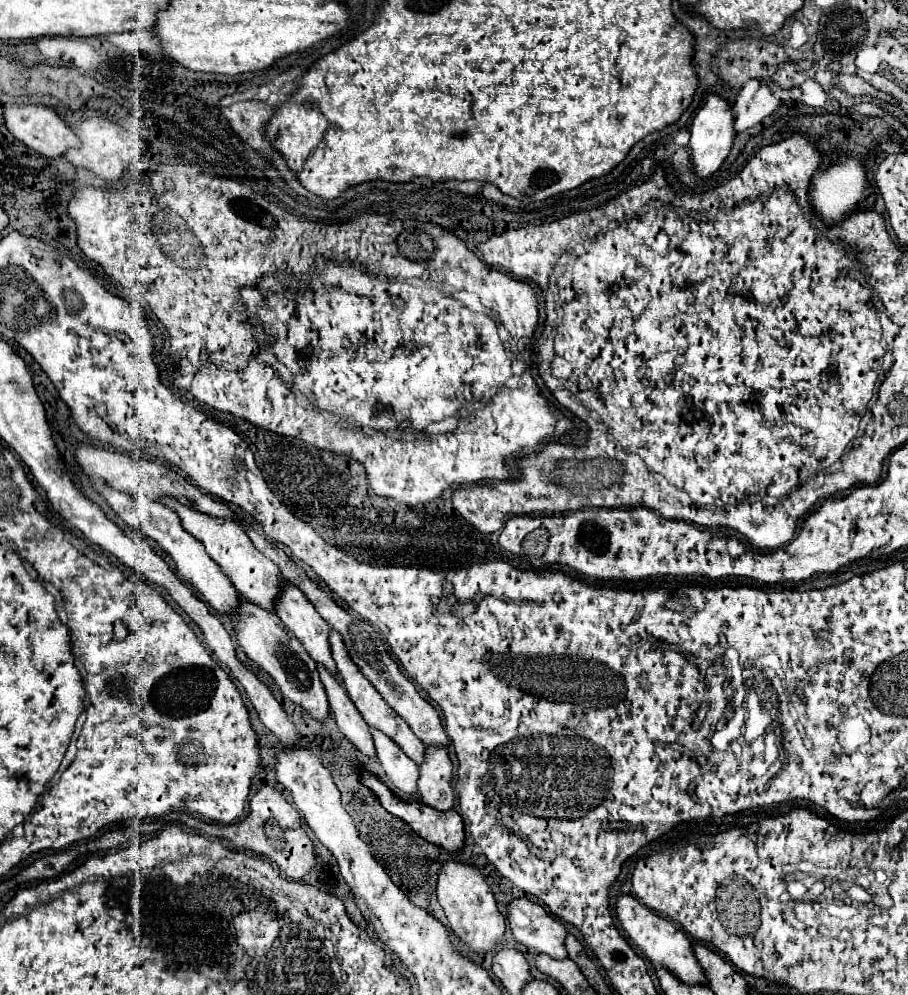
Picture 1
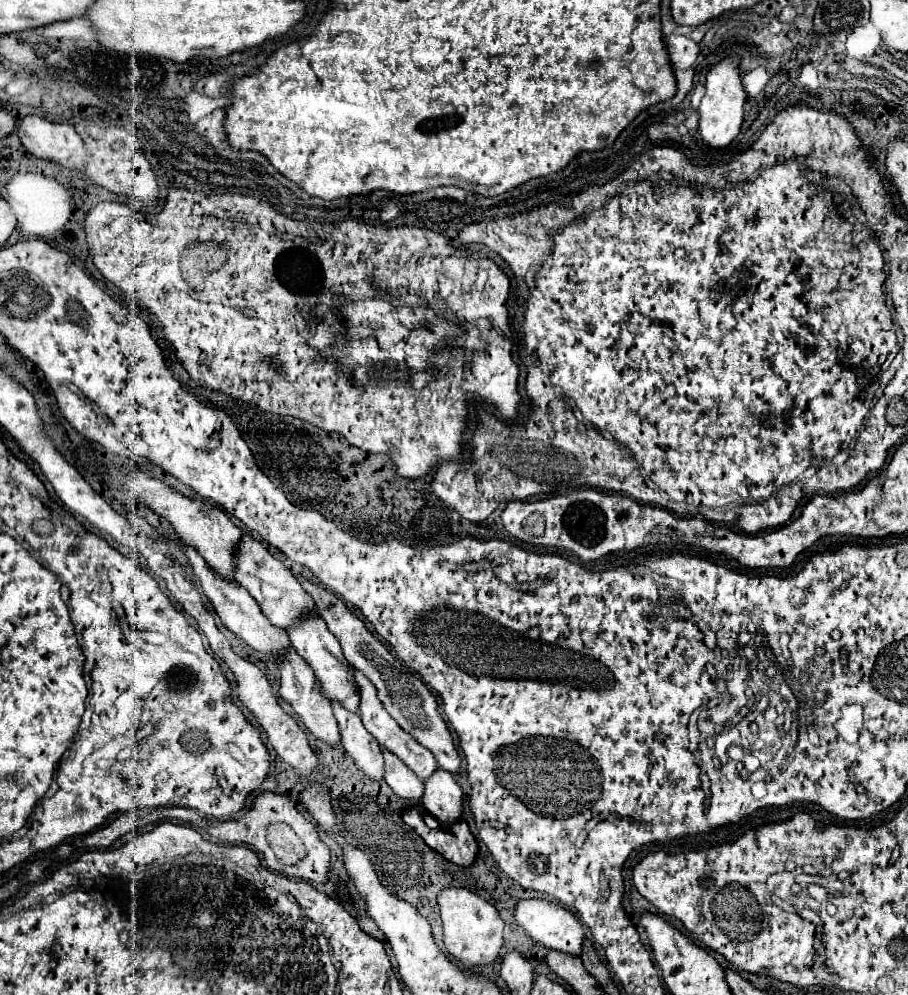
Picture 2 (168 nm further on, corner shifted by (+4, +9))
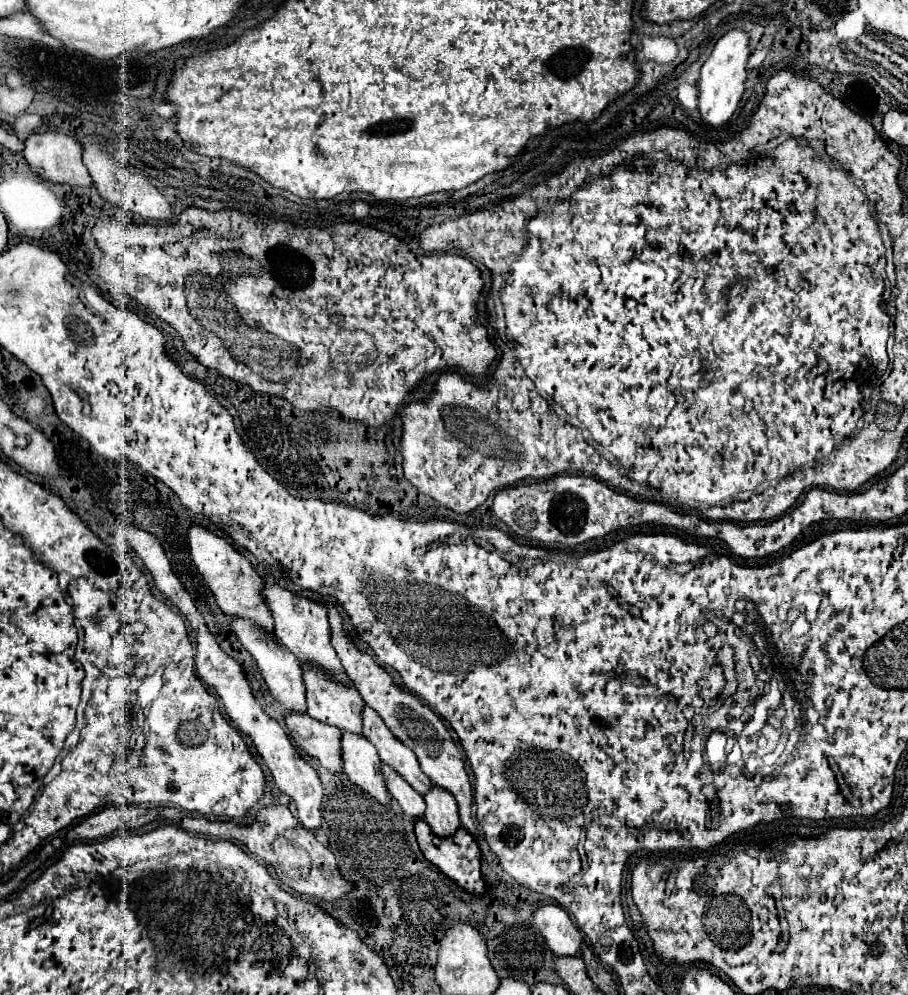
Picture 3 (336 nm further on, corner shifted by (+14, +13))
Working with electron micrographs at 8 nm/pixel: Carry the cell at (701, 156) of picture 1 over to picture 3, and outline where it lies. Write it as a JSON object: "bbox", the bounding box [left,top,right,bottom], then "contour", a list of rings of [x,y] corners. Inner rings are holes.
{"bbox":[697,30,749,126],"contour":[[[729,30],[725,36],[721,36],[707,58],[707,62],[701,68],[701,78],[697,82],[699,88],[699,114],[703,122],[709,126],[723,126],[729,122],[733,112],[737,110],[737,104],[741,100],[741,94],[745,90],[747,80],[747,60],[749,60],[749,36],[741,30]]]}

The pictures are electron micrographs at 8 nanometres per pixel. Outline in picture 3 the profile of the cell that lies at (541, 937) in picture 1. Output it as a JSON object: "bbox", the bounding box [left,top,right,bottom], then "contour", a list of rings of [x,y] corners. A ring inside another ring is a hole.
{"bbox":[533,906,581,956],"contour":[[[539,906],[533,912],[533,922],[555,956],[579,956],[581,932],[561,906]]]}

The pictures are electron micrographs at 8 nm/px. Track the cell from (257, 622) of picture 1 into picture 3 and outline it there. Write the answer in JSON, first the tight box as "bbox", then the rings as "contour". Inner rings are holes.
{"bbox":[285,712,341,772],"contour":[[[287,712],[285,724],[295,744],[317,758],[327,770],[341,772],[341,732],[335,726],[311,718],[307,712]]]}

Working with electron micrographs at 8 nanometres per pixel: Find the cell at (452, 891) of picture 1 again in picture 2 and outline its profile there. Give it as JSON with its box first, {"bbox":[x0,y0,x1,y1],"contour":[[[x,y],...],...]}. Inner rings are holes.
{"bbox":[439,888,503,968],"contour":[[[447,888],[439,894],[439,908],[443,920],[443,942],[449,954],[459,960],[463,968],[481,968],[499,958],[503,946],[503,920],[487,900],[465,888]]]}

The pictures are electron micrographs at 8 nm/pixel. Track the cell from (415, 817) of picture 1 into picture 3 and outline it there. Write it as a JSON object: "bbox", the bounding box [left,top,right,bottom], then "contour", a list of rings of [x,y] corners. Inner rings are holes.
{"bbox":[415,818,485,894],"contour":[[[417,818],[415,822],[415,834],[417,834],[417,842],[419,842],[419,848],[421,852],[427,856],[427,860],[431,864],[435,864],[439,870],[443,870],[443,874],[447,874],[451,880],[455,880],[457,884],[461,884],[461,888],[473,892],[473,894],[481,894],[485,892],[485,884],[481,880],[481,872],[479,872],[479,846],[473,838],[473,834],[465,828],[459,828],[453,836],[447,836],[447,838],[441,838],[433,836],[431,828],[427,826],[427,822],[423,818]]]}

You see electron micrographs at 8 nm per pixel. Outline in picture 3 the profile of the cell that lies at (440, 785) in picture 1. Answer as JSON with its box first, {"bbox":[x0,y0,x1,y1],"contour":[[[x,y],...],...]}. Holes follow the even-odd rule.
{"bbox":[423,784,461,838],"contour":[[[433,784],[423,798],[427,804],[423,818],[429,824],[429,828],[443,838],[457,832],[457,828],[461,826],[461,820],[459,820],[455,798],[449,796],[449,792],[445,788],[439,788],[437,784]]]}

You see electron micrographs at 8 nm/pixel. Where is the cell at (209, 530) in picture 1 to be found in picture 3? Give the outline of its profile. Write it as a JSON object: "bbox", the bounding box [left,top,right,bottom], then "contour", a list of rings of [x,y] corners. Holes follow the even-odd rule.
{"bbox":[261,582,349,680],"contour":[[[269,582],[263,584],[261,596],[263,596],[263,600],[265,600],[265,604],[273,616],[275,636],[281,640],[281,644],[285,644],[297,656],[297,660],[301,664],[309,662],[309,664],[321,666],[335,680],[349,680],[339,658],[337,658],[337,652],[333,650],[333,646],[329,642],[329,620],[327,620],[327,612],[325,612],[323,604],[309,600],[307,596],[299,596],[299,594],[287,590],[283,586],[269,584]]]}

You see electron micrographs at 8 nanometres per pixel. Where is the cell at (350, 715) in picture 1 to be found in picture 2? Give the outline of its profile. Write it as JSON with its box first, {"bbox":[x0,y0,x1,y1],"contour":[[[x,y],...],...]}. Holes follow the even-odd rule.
{"bbox":[333,704,385,782],"contour":[[[333,704],[333,714],[339,722],[341,744],[347,752],[347,756],[351,756],[355,766],[367,778],[381,782],[385,776],[385,770],[383,770],[383,756],[381,756],[379,742],[363,728],[361,718],[357,714],[347,712],[339,704]]]}

